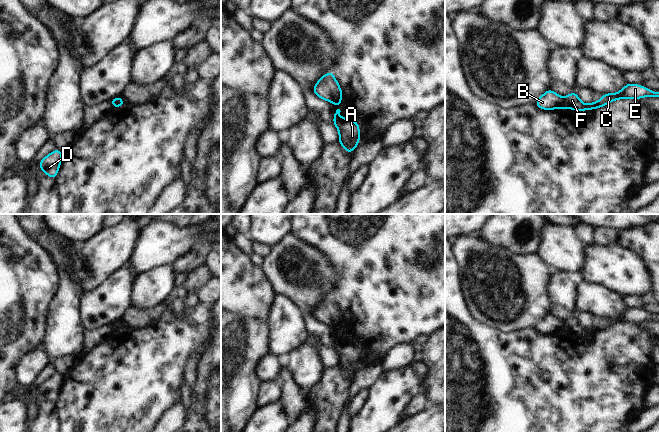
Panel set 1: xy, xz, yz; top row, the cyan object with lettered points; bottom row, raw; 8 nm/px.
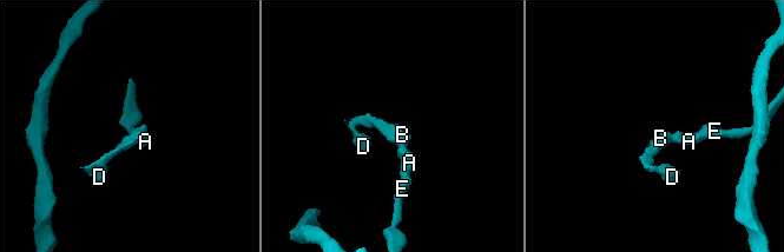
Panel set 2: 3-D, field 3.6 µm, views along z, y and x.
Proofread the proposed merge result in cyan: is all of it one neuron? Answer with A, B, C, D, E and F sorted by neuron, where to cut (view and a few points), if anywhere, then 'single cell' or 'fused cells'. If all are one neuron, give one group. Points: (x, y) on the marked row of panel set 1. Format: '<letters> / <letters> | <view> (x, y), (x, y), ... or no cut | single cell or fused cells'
A C E F / B D | yz (564, 98), (562, 107) | fused cells

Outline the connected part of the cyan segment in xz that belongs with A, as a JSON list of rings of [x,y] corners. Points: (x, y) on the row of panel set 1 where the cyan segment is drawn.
[[[340,109],[336,110],[332,122],[339,131],[338,142],[346,150],[353,153],[358,146],[358,141],[362,138],[360,135],[359,123],[355,120],[342,118]]]

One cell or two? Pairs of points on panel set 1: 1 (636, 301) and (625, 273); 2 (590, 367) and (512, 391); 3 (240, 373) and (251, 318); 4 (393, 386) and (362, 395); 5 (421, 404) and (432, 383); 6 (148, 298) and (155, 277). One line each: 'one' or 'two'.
1: two
2: one
3: one
4: two
5: two
6: one

